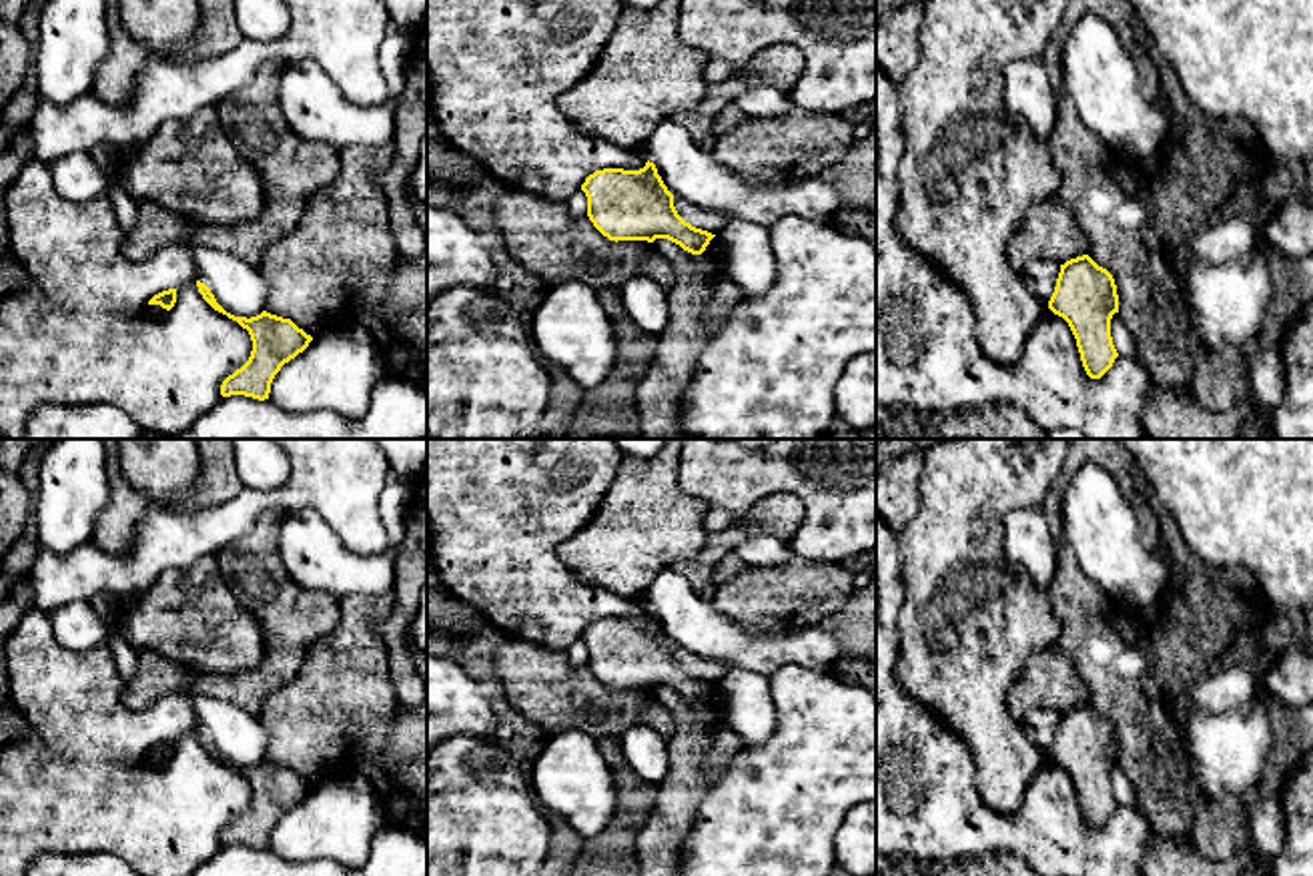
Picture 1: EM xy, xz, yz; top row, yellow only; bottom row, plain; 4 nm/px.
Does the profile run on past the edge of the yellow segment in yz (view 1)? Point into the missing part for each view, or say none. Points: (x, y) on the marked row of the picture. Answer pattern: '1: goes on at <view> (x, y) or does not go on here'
1: does not go on here

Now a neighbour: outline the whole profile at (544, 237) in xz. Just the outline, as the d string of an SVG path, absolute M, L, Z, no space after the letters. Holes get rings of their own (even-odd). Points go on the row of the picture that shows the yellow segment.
M507 190L493 206L497 233L511 259L539 277L545 289L575 281L617 289L647 277L670 291L674 265L647 241L609 241L589 216L573 216L565 202Z

